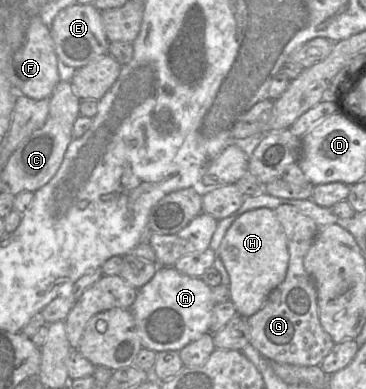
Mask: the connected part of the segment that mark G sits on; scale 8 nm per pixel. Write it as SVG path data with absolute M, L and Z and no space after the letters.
M283 204L274 210L285 232L289 263L284 281L268 296L261 310L246 318L250 344L265 358L295 366L320 366L335 343L322 328L319 319L317 290L304 268L304 258L312 246L320 227L298 208Z

